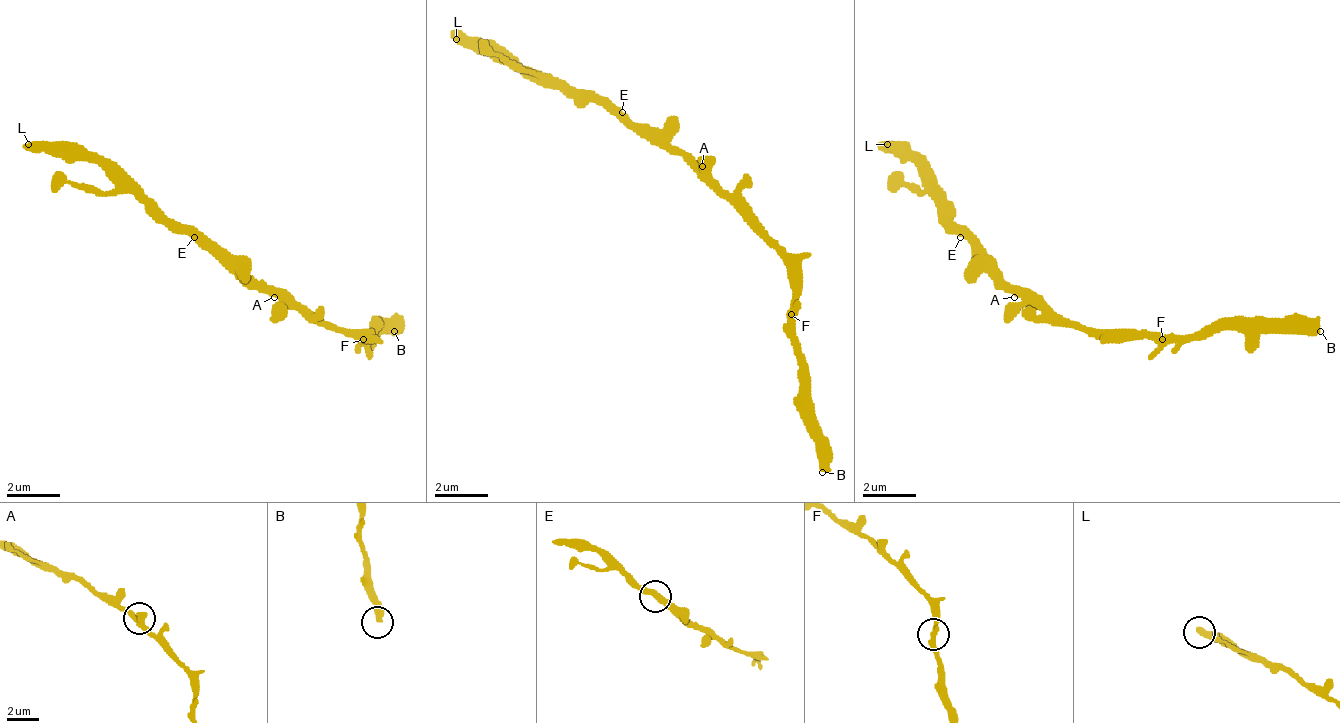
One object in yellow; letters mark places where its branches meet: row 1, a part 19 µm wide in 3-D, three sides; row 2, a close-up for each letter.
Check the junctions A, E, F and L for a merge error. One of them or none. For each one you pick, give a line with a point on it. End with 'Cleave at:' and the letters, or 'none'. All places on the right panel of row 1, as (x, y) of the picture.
Cleave at: none

